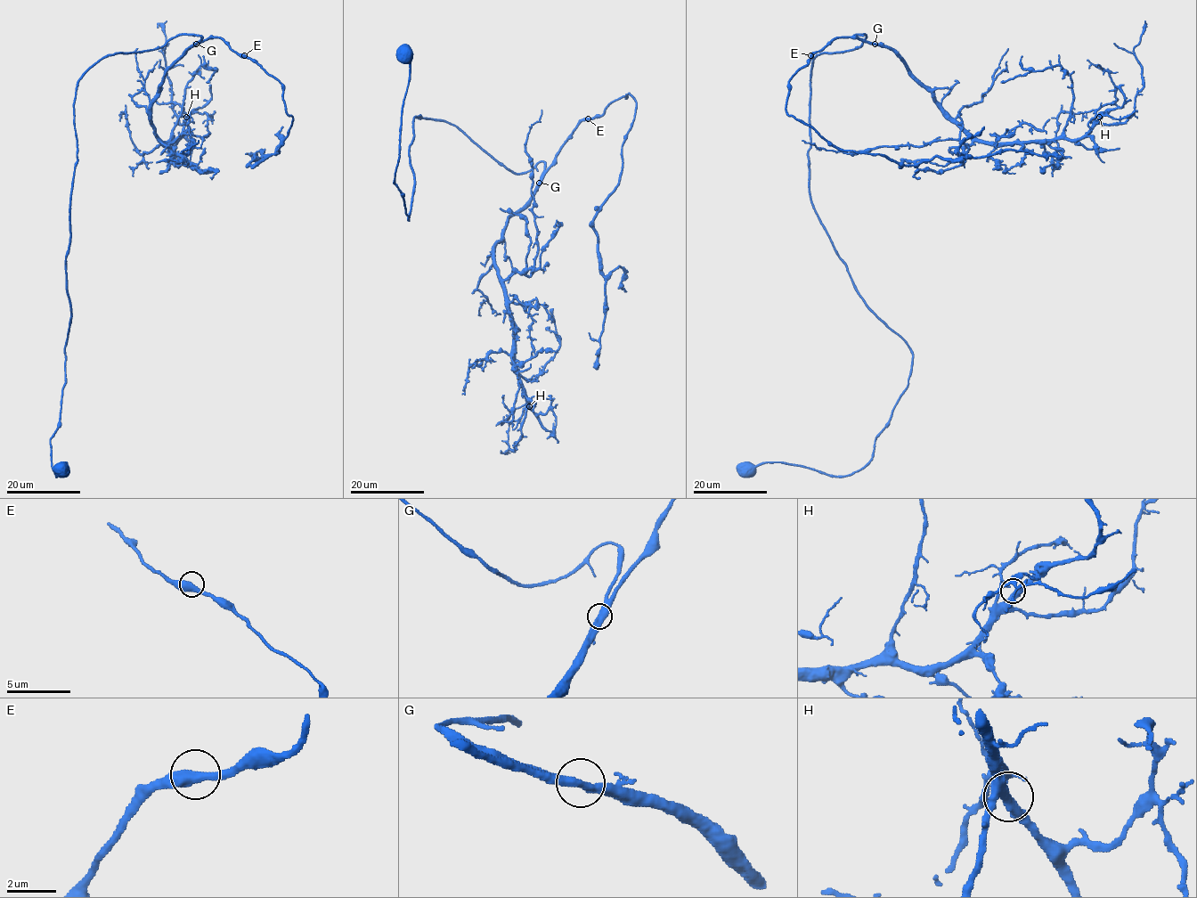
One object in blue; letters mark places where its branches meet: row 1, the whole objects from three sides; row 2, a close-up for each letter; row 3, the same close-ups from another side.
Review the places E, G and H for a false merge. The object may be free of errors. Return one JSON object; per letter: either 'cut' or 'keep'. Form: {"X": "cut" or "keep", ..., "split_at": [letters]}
{"E": "keep", "G": "keep", "H": "keep", "split_at": []}

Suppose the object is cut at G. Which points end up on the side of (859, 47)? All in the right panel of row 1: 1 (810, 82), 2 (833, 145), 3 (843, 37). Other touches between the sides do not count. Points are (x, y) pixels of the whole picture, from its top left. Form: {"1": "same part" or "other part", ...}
{"1": "same part", "2": "other part", "3": "other part"}

